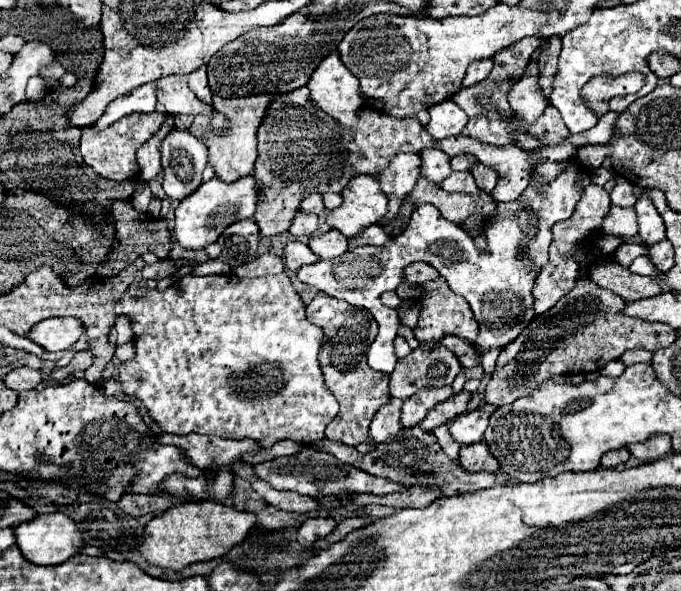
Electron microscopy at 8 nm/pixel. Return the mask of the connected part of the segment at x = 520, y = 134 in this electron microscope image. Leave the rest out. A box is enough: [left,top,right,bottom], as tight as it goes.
[515,131,541,151]

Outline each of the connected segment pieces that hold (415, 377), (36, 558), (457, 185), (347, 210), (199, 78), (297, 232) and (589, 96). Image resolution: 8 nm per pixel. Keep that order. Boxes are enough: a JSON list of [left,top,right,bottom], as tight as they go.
[[391,343,461,399],[17,513,83,565],[441,171,481,195],[327,175,387,239],[189,67,211,101],[289,211,319,237],[581,75,615,118]]

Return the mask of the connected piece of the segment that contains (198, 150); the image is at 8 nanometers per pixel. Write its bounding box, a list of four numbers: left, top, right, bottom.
[161,127,207,201]

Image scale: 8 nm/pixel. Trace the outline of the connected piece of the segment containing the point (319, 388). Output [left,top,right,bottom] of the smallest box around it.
[115,273,339,447]

